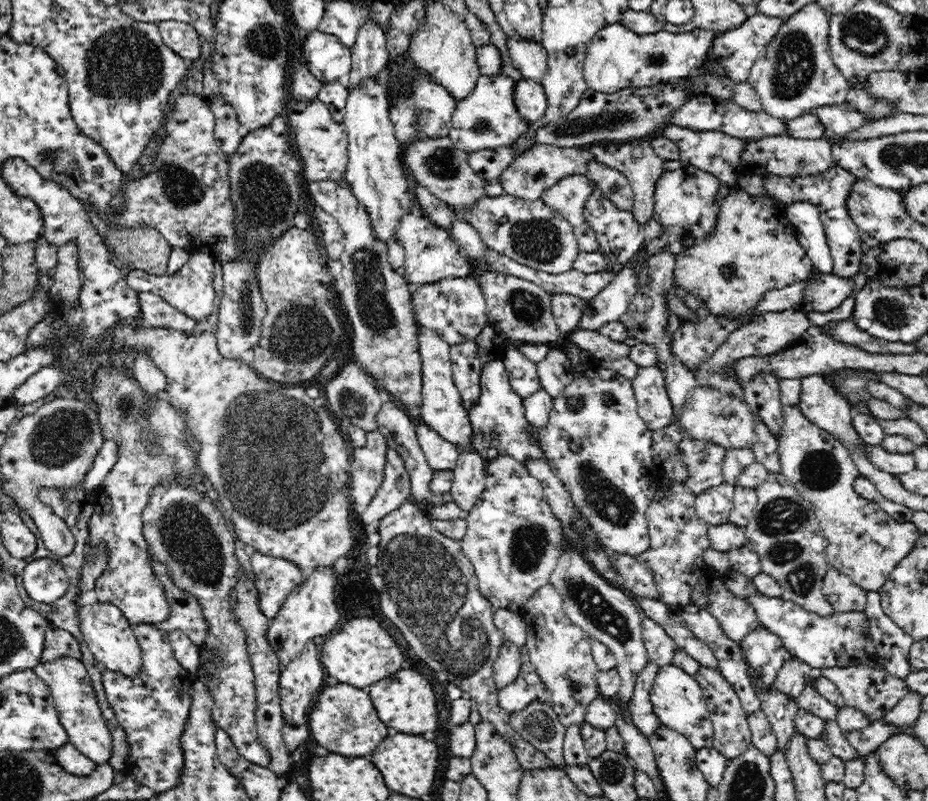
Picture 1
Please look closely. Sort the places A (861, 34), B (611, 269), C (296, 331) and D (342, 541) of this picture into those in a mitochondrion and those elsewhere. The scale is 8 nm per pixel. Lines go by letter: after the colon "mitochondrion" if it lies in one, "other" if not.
A: mitochondrion
B: other
C: mitochondrion
D: other

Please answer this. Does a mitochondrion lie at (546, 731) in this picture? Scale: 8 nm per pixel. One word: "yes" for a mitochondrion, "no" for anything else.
yes

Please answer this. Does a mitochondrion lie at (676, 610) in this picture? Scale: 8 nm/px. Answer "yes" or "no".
no

